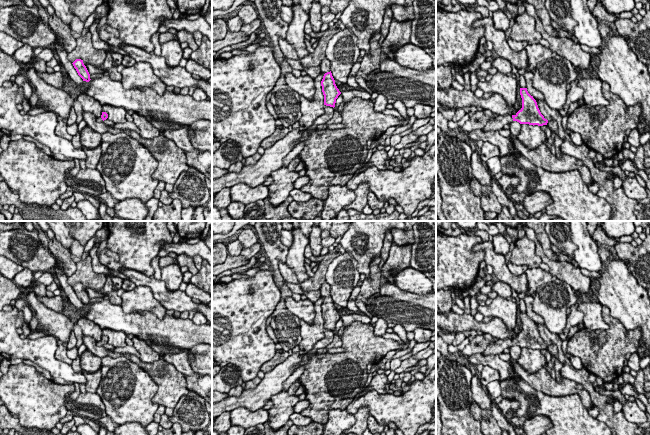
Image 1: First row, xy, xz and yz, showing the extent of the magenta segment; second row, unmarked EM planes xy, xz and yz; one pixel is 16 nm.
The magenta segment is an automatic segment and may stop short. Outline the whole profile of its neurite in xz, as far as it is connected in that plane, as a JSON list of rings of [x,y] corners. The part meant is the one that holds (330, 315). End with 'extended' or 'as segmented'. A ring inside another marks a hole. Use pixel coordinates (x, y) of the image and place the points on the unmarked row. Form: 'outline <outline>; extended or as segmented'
outline [[[326,281],[320,288],[321,297],[324,299],[321,305],[321,310],[324,319],[324,329],[334,332],[336,323],[341,318],[341,316],[335,308],[335,304],[330,295],[330,288],[330,284],[328,284]]]; extended

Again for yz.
outline [[[520,312],[520,319],[522,322],[522,332],[515,339],[498,339],[495,343],[489,345],[483,354],[499,355],[503,353],[506,348],[513,345],[517,345],[520,348],[529,348],[533,350],[547,349],[548,344],[541,338],[536,324],[528,317],[527,312]]]; extended

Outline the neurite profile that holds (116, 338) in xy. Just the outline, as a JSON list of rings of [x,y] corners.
[[[102,329],[103,336],[108,338],[108,344],[113,345],[115,348],[125,347],[126,334],[121,331],[115,331],[111,329]]]

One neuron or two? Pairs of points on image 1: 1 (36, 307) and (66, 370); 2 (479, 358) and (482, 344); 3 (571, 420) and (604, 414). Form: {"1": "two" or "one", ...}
{"1": "two", "2": "two", "3": "two"}

